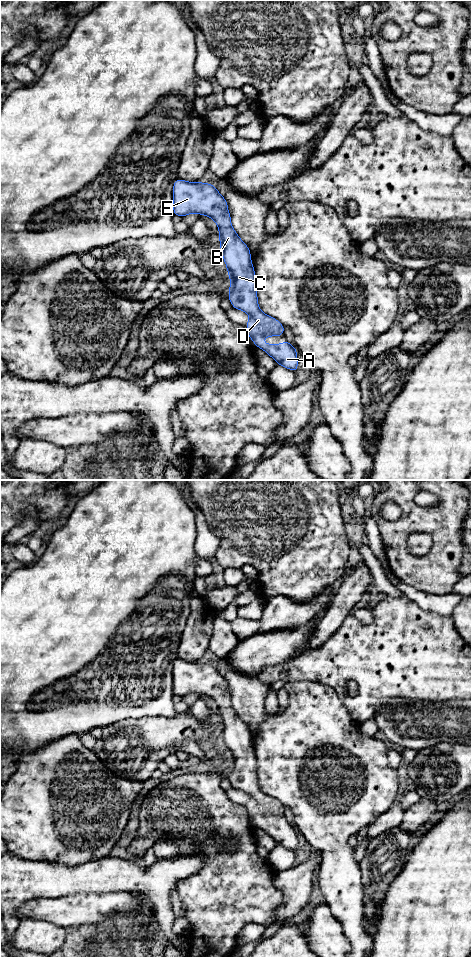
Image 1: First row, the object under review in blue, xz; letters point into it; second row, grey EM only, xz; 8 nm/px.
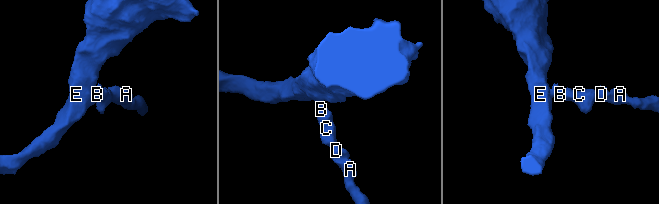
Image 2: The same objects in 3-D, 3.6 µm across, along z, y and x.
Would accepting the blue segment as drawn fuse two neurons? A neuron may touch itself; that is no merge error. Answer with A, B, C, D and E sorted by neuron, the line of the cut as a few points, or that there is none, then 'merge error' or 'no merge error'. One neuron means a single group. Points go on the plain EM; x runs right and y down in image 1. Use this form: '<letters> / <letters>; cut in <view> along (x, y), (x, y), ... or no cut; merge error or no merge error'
A B C D E; no cut; no merge error

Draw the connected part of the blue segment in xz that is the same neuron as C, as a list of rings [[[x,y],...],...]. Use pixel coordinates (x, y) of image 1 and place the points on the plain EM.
[[[177,658],[173,664],[173,694],[184,697],[192,693],[210,697],[219,707],[219,725],[231,763],[227,777],[232,788],[250,795],[245,805],[250,819],[277,844],[297,853],[298,839],[294,825],[286,819],[283,824],[262,823],[264,817],[284,815],[285,807],[259,788],[251,732],[231,706],[226,679],[213,664]]]

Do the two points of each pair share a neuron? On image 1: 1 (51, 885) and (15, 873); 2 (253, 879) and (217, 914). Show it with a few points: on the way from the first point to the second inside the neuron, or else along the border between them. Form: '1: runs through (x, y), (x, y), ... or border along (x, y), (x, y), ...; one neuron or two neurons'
1: runs through (42, 879), (24, 879); one neuron
2: runs through (244, 888), (226, 907); one neuron

